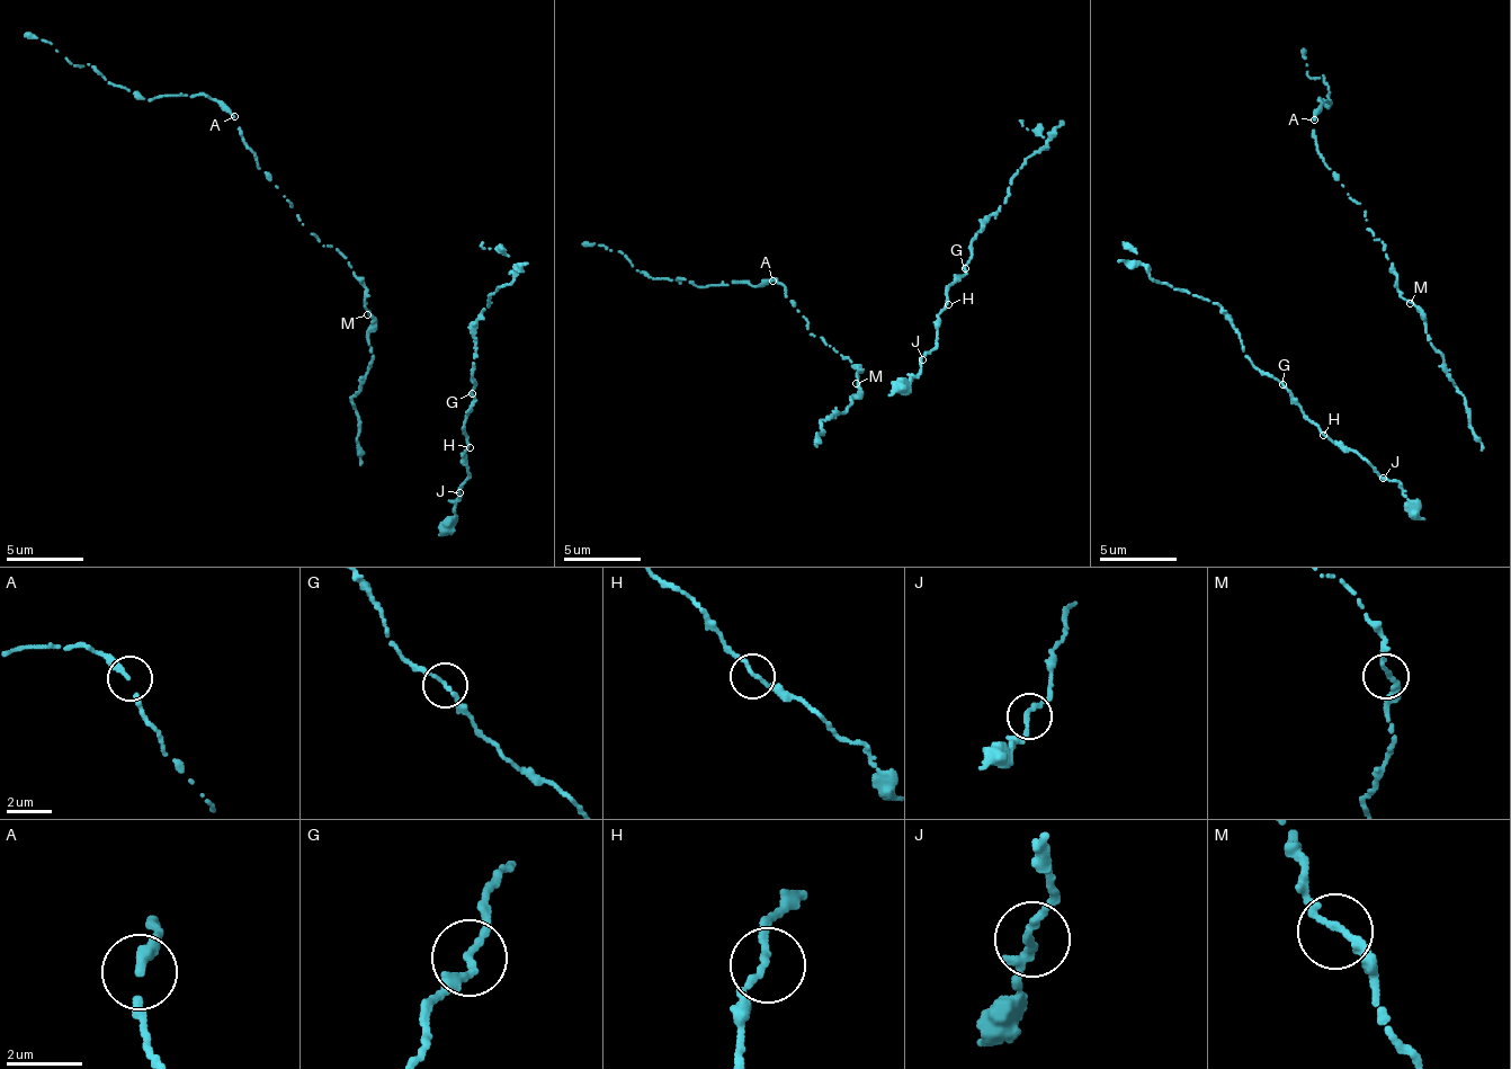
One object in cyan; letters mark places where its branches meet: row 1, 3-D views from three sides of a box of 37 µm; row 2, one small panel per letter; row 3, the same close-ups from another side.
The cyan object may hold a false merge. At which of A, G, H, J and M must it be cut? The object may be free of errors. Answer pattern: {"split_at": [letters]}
{"split_at": []}

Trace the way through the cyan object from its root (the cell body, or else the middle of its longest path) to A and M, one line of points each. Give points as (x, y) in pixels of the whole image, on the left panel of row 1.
A: (358, 393), (370, 357), (365, 283), (310, 234), (257, 163), (234, 116)
M: (358, 393), (370, 357), (369, 327), (373, 322), (367, 314)

